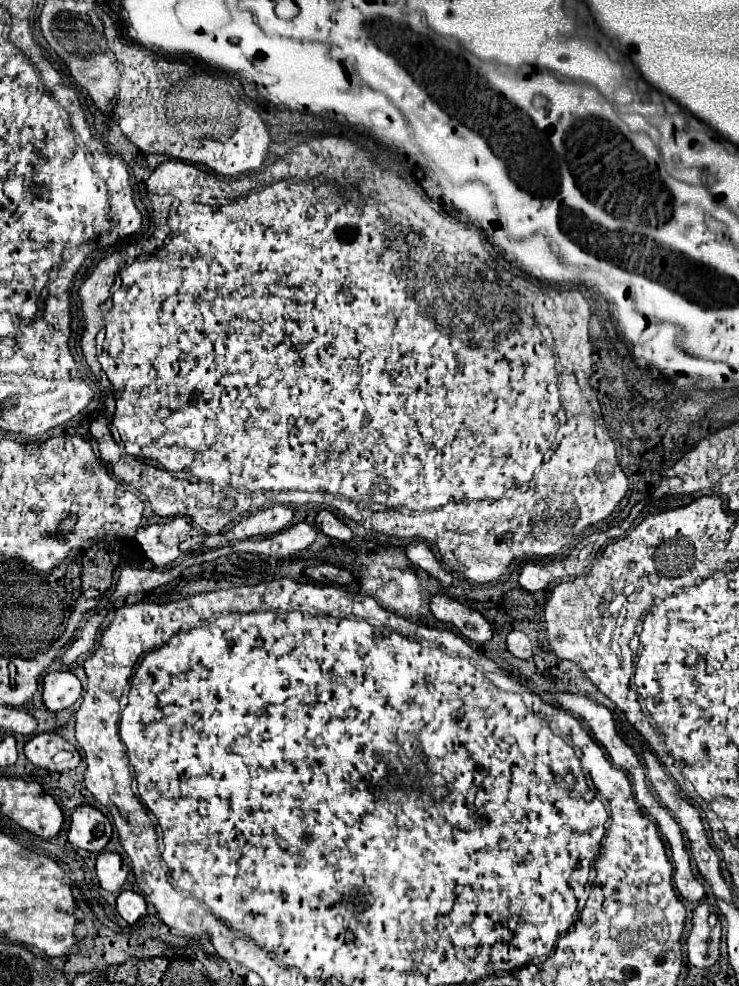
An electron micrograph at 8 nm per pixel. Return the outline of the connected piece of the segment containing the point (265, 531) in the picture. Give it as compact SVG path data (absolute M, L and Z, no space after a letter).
M274 505L268 509L258 511L256 515L242 519L238 525L234 525L224 539L226 541L240 541L240 539L256 539L256 537L268 537L274 533L280 533L286 529L294 519L292 509L284 505Z

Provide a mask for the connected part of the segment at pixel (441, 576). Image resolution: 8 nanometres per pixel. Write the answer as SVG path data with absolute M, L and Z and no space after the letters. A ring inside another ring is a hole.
M412 541L408 547L406 547L406 555L408 559L418 565L420 569L424 569L426 573L430 573L434 579L438 579L442 585L450 585L452 583L452 575L446 573L440 563L436 561L434 553L430 551L430 547L424 543L424 541Z

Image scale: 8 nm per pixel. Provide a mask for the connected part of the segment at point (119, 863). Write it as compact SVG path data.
M102 851L96 859L96 875L102 889L118 893L128 877L128 865L114 851Z

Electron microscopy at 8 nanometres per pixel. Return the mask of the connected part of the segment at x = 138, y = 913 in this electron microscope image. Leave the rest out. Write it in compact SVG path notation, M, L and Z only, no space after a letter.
M122 891L116 901L118 901L118 913L128 923L136 923L146 915L146 901L142 895L134 891Z

